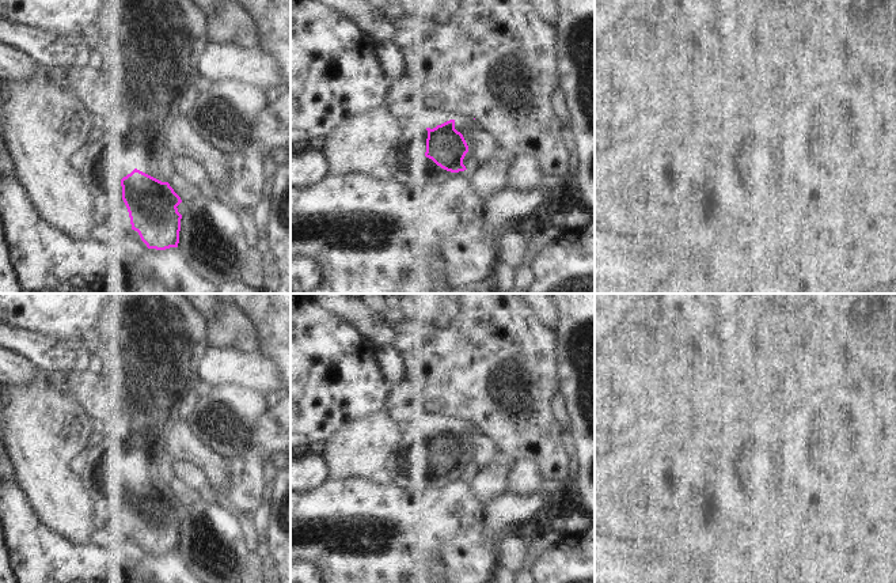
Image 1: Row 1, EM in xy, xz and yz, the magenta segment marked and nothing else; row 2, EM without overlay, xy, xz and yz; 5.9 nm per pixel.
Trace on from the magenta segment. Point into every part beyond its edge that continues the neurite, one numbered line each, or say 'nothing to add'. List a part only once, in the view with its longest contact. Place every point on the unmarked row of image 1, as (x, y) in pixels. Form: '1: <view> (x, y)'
nothing to add

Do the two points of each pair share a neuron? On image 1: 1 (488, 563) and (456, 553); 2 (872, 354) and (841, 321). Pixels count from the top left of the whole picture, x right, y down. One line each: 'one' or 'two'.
1: one
2: one

